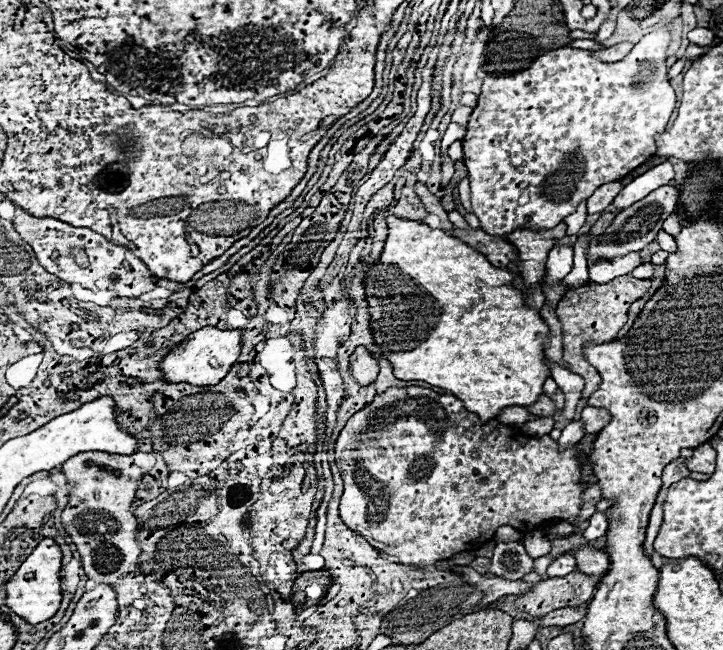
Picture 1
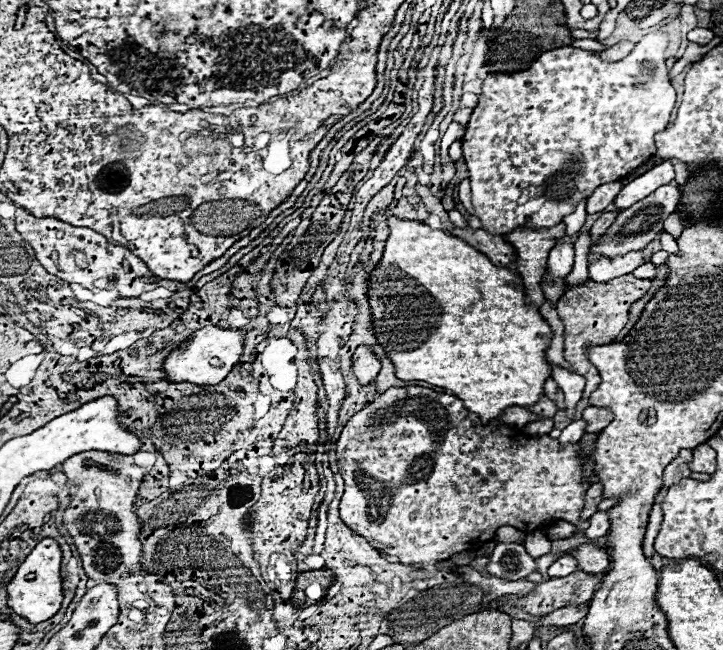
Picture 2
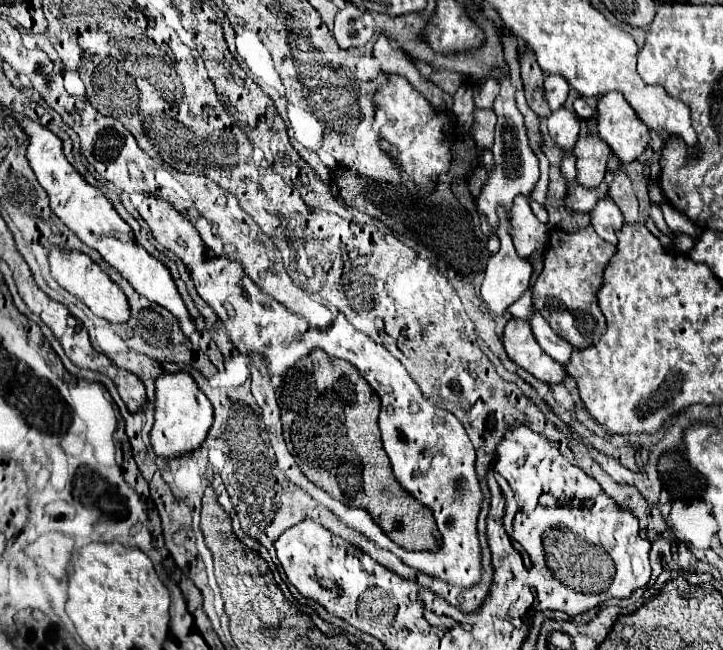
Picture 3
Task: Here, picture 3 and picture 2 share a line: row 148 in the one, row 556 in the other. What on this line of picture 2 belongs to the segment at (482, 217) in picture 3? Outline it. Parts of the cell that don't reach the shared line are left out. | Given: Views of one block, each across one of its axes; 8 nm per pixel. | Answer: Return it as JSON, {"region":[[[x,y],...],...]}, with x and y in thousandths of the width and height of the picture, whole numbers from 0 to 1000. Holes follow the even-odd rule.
{"region":[[[686,837],[678,865],[672,871],[672,880],[694,889],[694,892],[719,892],[728,889],[730,883],[741,880],[741,865],[739,858],[725,846],[722,837]]]}

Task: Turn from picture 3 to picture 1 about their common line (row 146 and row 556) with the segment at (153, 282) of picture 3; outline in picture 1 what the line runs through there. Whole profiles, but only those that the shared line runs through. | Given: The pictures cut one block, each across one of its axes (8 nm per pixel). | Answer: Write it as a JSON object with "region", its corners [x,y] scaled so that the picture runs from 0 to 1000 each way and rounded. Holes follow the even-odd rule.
{"region":[[[61,828],[44,852],[28,868],[25,880],[17,886],[17,892],[6,902],[8,905],[8,932],[30,948],[41,960],[55,960],[66,951],[72,951],[86,926],[86,905],[83,905],[83,862],[86,849],[83,840],[72,828]]]}

